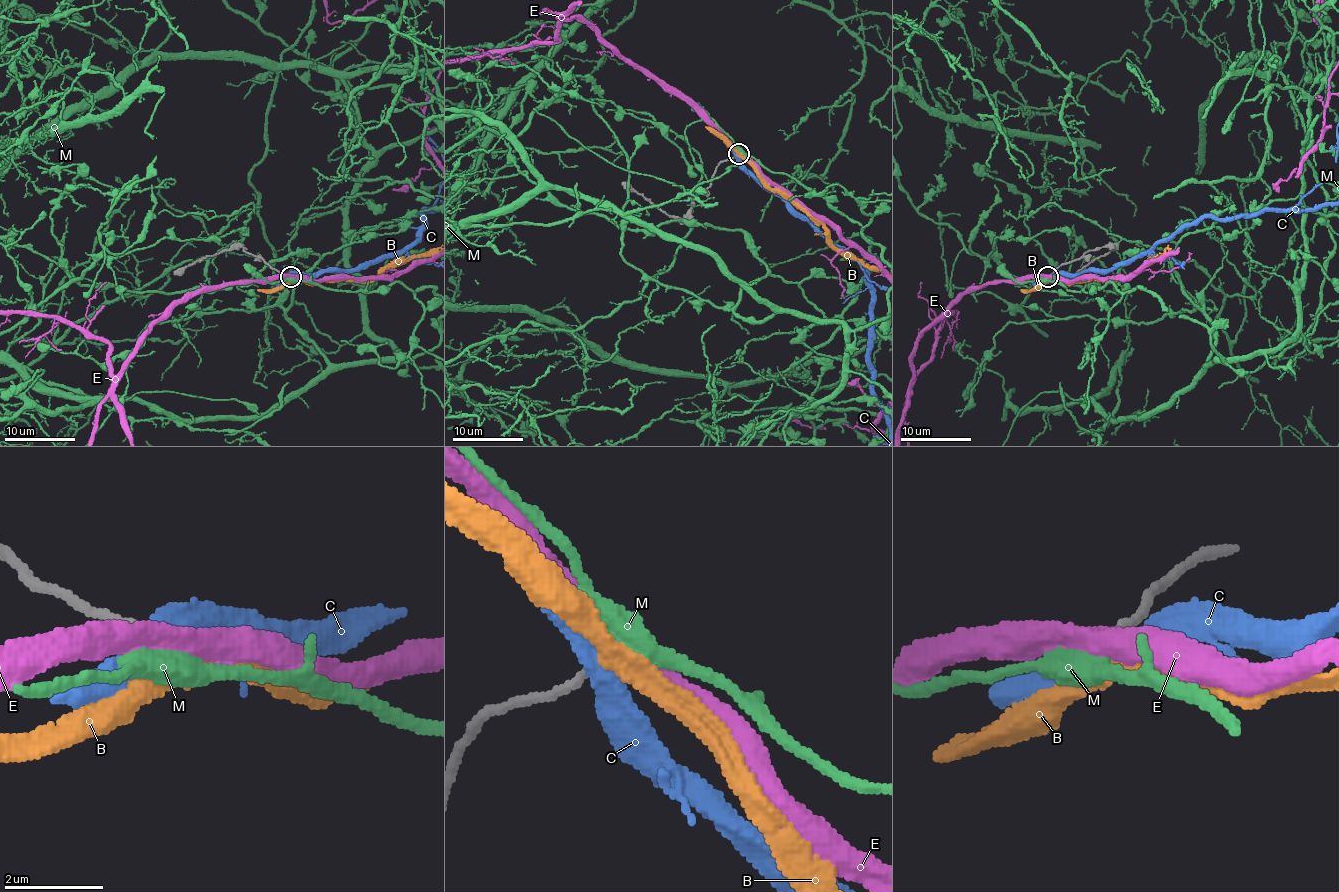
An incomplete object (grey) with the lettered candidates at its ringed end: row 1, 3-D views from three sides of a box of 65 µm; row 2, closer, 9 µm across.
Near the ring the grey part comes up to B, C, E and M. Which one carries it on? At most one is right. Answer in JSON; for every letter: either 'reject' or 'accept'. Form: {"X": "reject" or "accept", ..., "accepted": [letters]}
{"B": "reject", "C": "reject", "E": "reject", "M": "accept", "accepted": ["M"]}

